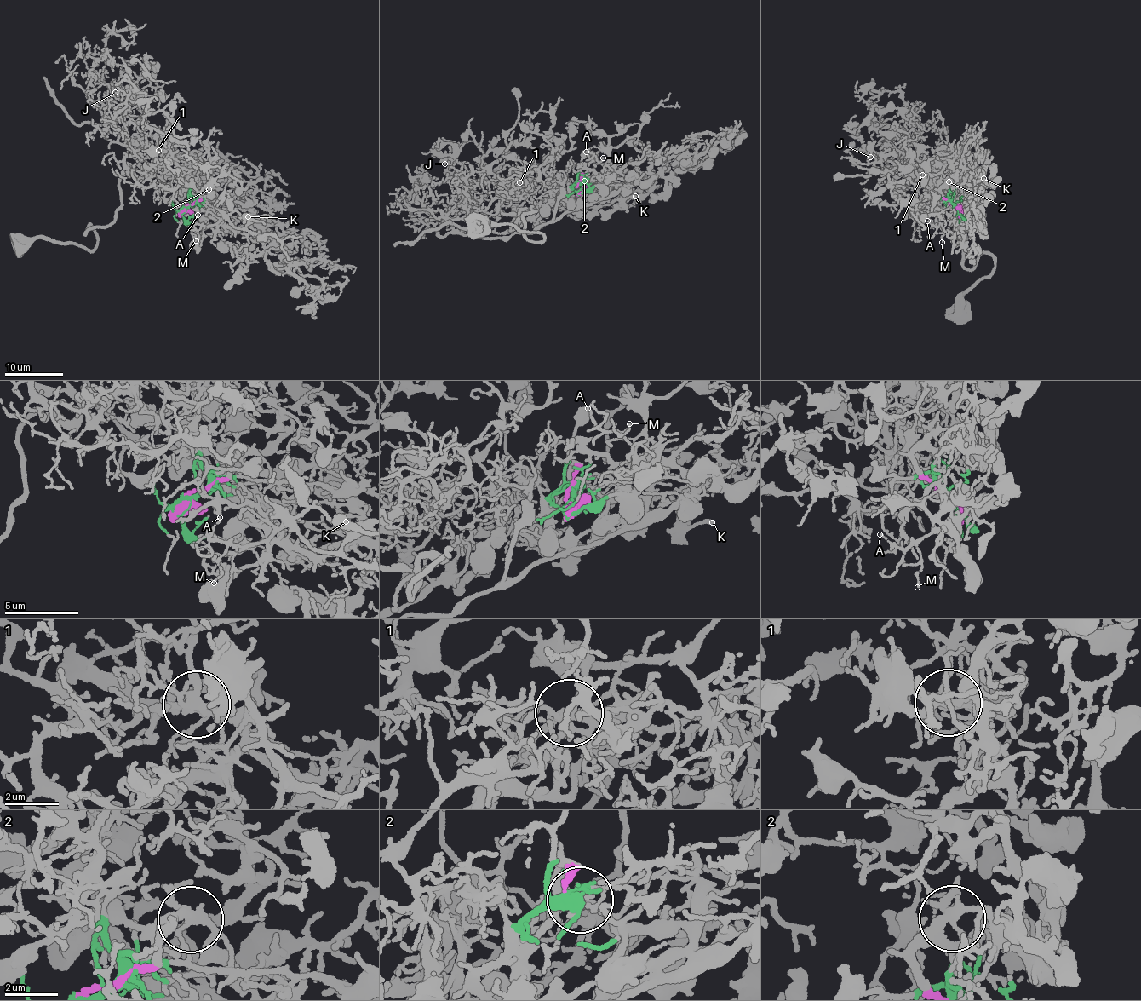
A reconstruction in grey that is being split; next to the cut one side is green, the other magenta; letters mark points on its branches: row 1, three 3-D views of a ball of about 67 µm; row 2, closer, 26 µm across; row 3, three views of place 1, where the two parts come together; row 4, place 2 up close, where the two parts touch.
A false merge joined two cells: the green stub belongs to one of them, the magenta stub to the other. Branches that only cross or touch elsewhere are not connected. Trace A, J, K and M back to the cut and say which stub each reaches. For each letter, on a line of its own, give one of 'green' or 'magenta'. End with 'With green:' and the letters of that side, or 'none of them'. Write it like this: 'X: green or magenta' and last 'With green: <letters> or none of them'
A: green
J: green
K: magenta
M: green
With green: A, J, M

